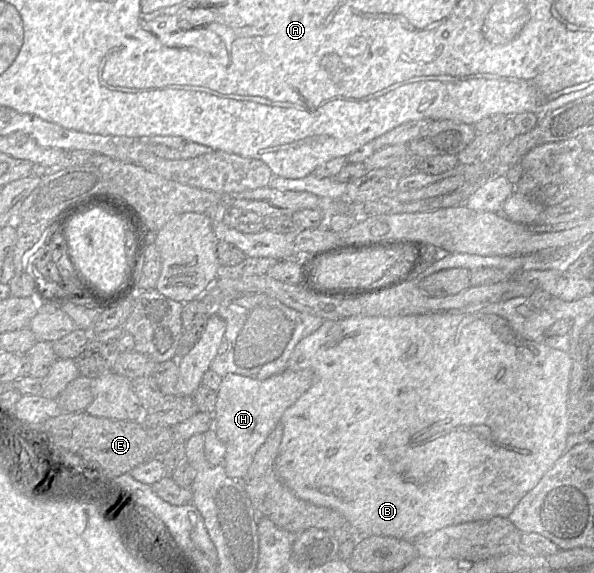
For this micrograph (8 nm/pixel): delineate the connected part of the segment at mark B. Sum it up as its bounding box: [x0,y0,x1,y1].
[275,311,573,541]

